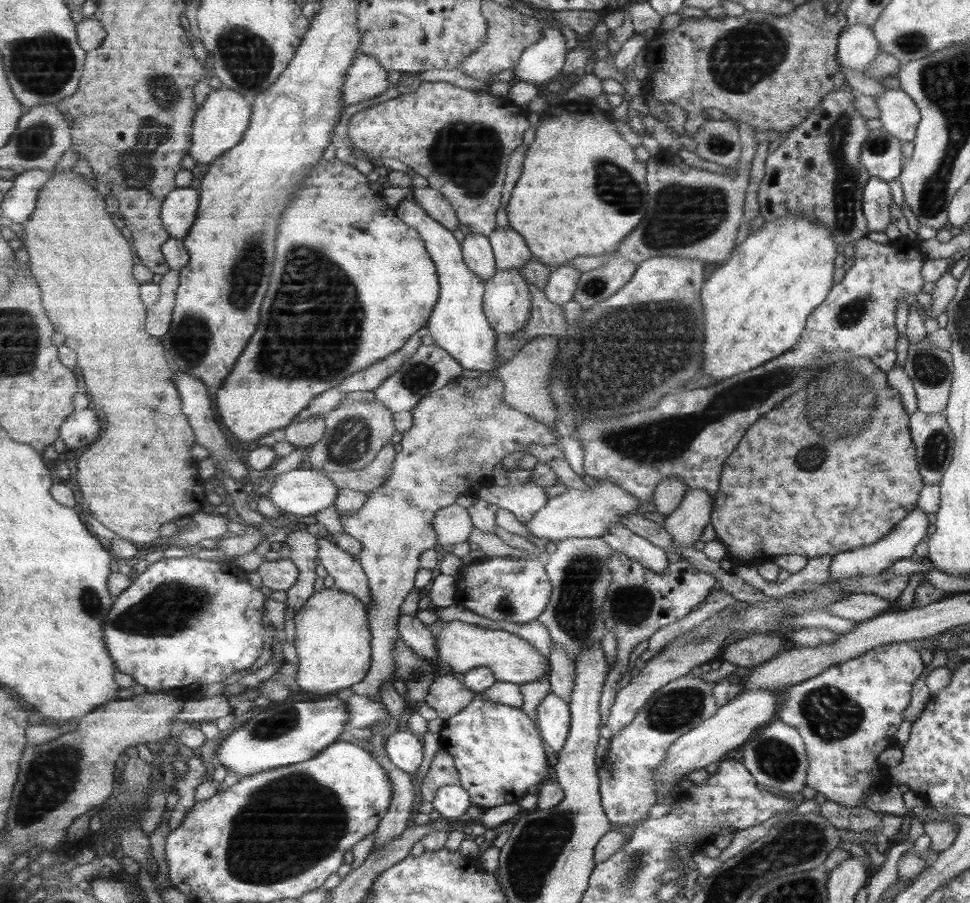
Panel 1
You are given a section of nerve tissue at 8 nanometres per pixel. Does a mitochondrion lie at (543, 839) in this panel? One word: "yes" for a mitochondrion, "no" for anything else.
yes

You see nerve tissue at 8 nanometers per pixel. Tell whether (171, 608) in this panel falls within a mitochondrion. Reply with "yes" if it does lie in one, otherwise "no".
yes

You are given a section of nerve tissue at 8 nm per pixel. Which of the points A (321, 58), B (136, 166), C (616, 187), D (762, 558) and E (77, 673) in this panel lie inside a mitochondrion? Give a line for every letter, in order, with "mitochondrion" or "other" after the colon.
A: other
B: mitochondrion
C: mitochondrion
D: other
E: other

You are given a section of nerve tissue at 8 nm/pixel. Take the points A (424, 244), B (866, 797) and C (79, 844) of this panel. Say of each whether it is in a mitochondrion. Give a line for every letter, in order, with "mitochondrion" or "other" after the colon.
A: other
B: other
C: other

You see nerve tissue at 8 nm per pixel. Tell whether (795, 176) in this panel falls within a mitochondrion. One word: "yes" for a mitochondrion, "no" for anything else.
no

